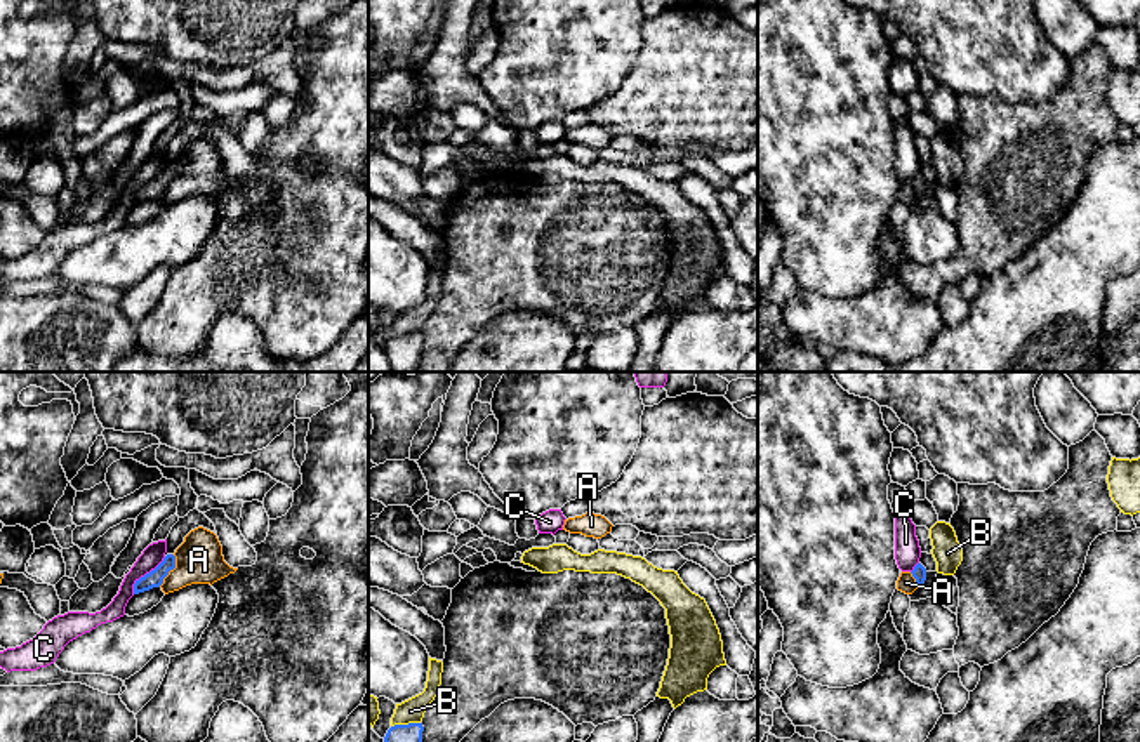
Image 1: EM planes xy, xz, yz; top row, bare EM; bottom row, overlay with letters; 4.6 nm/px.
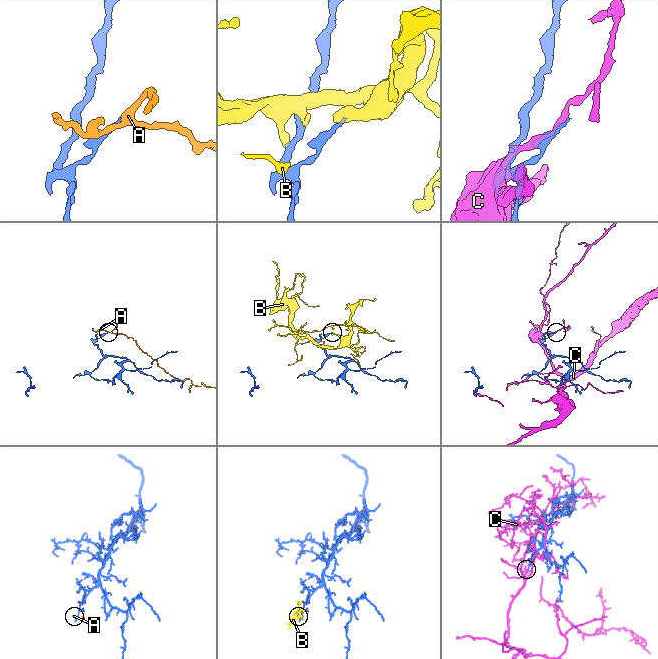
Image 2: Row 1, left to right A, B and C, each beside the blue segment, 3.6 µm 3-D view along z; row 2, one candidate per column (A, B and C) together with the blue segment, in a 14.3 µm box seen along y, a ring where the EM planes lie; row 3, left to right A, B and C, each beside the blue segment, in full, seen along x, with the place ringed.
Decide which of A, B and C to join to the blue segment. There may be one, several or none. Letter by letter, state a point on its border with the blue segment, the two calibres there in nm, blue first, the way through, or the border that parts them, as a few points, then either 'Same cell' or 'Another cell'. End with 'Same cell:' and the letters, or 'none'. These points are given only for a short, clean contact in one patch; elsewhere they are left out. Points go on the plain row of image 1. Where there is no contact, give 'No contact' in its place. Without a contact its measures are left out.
A: Touches blue at xy (171, 179). Thickness 80 nm (blue) against 220 nm. Boundary: xy (174, 165), (174, 178), (159, 197). Another cell
B: Touches blue at xz (405, 336). Thickness 160 nm (blue) against 110 nm. Another cell
C: Touches blue at xy (146, 185). Thickness 80 nm (blue) against 100 nm. Another cell
Same cell: none

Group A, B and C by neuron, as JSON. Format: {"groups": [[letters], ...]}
{"groups": [["A"], ["B"], ["C"]]}

